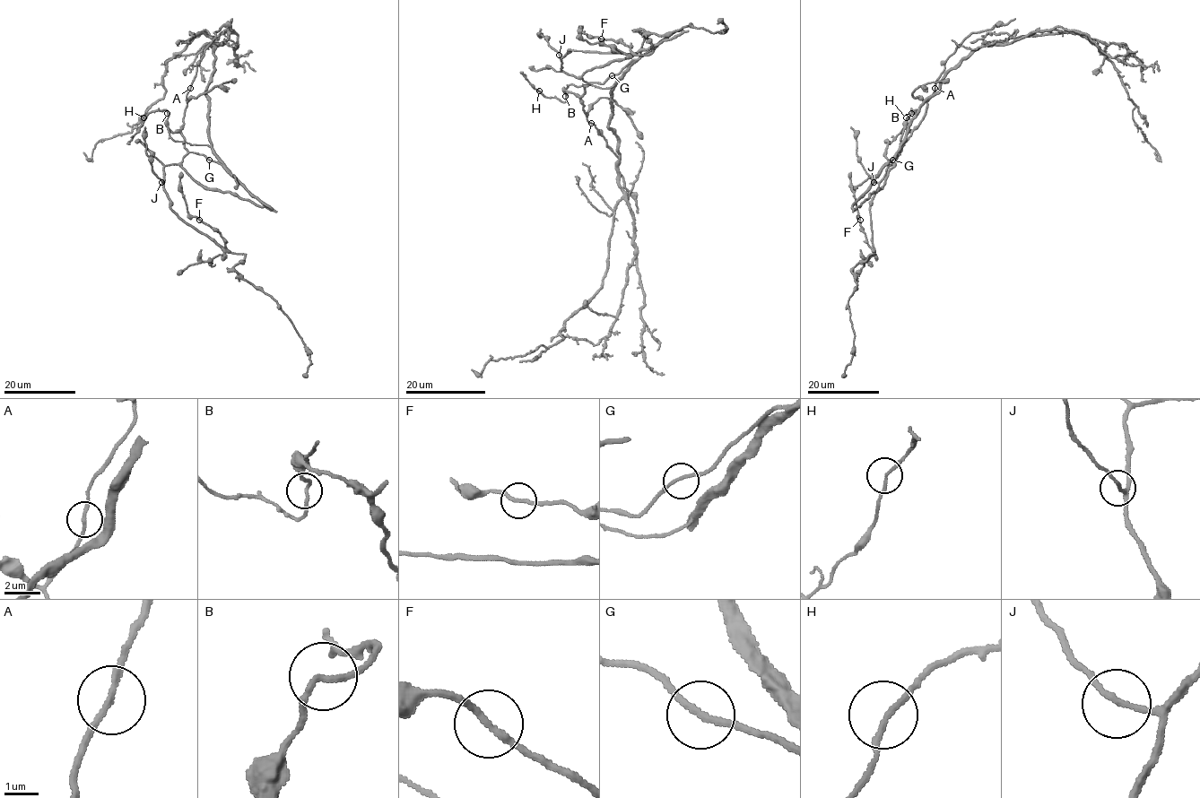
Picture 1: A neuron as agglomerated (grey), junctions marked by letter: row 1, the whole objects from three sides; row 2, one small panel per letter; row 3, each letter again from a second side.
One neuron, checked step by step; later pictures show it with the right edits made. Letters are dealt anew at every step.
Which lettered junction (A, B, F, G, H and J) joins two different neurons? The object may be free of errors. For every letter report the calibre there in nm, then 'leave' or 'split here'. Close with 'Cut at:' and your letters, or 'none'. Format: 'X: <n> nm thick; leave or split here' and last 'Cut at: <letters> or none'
A: 150 nm thick; leave
B: 160 nm thick; leave
F: 190 nm thick; leave
G: 160 nm thick; leave
H: 160 nm thick; leave
J: 150 nm thick; leave
Cut at: none

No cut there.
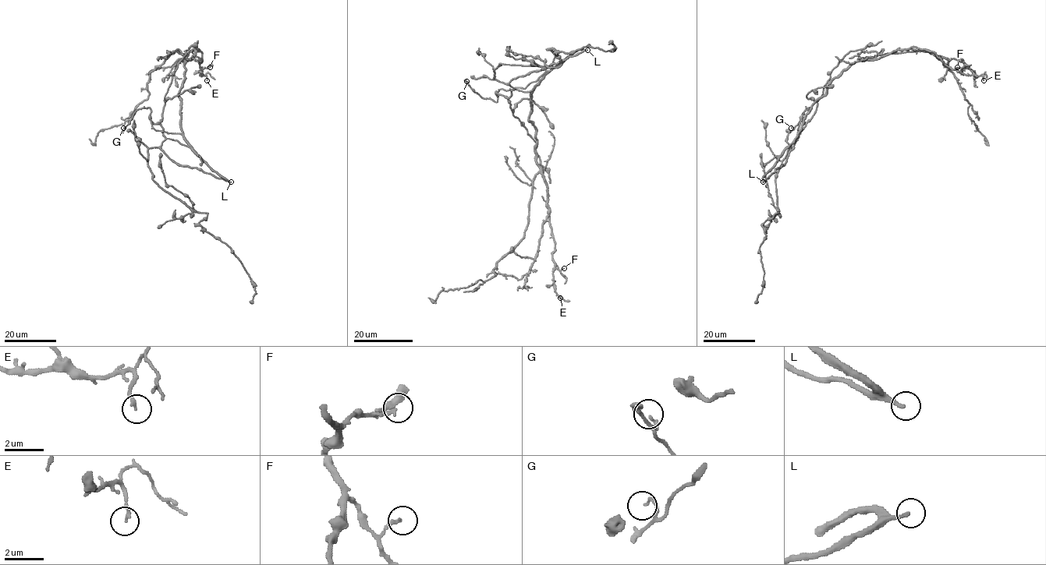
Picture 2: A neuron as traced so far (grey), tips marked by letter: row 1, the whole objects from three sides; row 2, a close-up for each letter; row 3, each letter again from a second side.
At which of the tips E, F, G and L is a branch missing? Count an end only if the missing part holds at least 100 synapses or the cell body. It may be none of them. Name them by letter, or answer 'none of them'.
L

